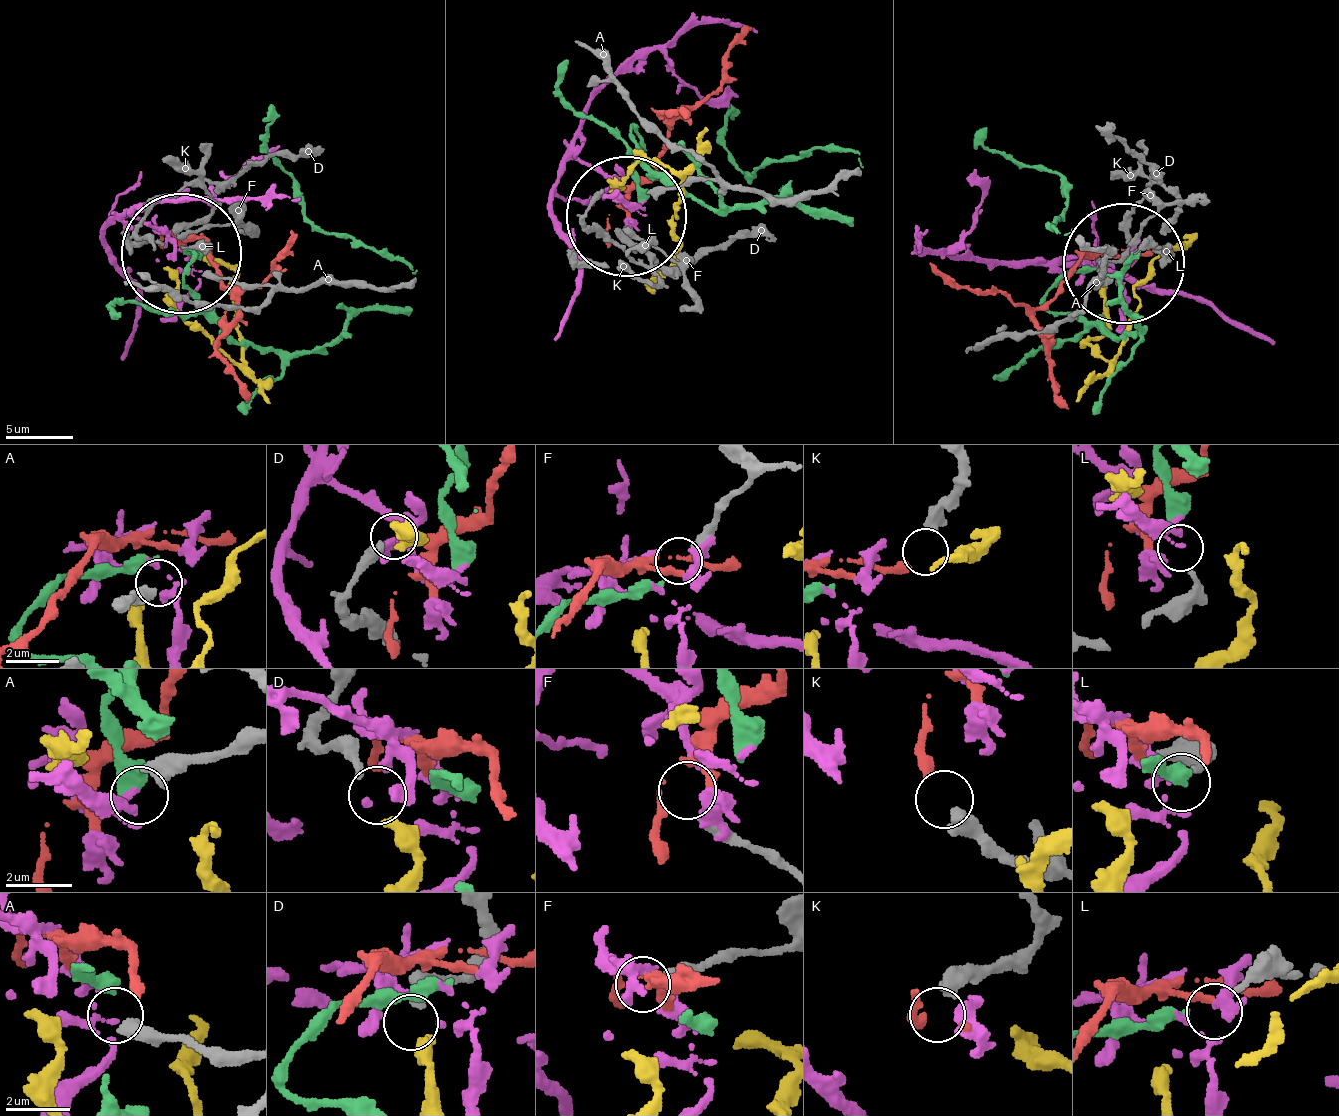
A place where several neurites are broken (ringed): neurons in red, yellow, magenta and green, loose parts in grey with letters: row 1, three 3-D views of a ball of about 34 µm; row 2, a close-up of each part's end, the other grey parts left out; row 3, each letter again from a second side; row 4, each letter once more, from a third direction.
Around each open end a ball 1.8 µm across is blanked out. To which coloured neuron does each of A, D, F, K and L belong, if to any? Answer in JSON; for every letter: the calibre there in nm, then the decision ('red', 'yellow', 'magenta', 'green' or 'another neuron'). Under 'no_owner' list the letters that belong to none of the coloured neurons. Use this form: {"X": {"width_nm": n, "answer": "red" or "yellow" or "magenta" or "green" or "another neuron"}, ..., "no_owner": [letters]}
{"A": {"width_nm": 550, "answer": "another neuron"}, "D": {"width_nm": 300, "answer": "yellow"}, "F": {"width_nm": 440, "answer": "another neuron"}, "K": {"width_nm": 500, "answer": "red"}, "L": {"width_nm": 240, "answer": "green"}, "no_owner": ["A", "F"]}

